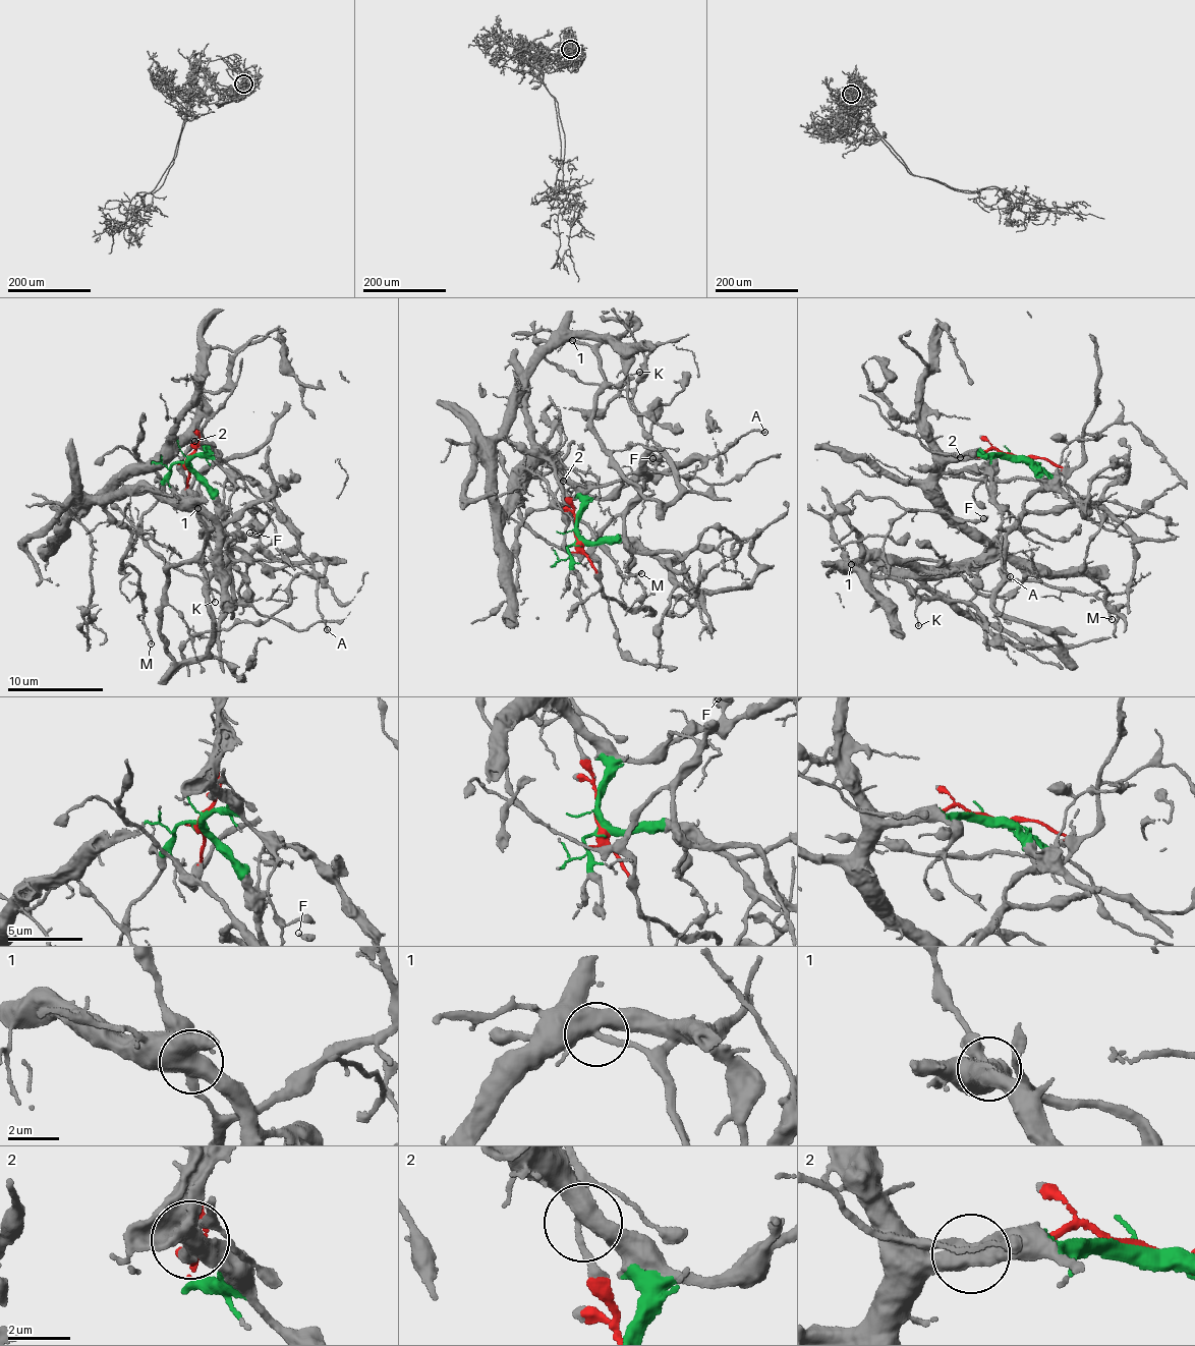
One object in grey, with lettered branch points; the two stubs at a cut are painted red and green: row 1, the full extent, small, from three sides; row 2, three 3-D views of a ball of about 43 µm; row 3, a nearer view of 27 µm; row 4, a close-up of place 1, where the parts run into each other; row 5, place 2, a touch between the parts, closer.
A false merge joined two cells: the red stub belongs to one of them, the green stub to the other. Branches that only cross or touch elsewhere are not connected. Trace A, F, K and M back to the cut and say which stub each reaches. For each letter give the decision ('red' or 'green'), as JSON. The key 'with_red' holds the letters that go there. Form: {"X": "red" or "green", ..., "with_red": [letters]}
{"A": "green", "F": "red", "K": "red", "M": "green", "with_red": ["F", "K"]}

